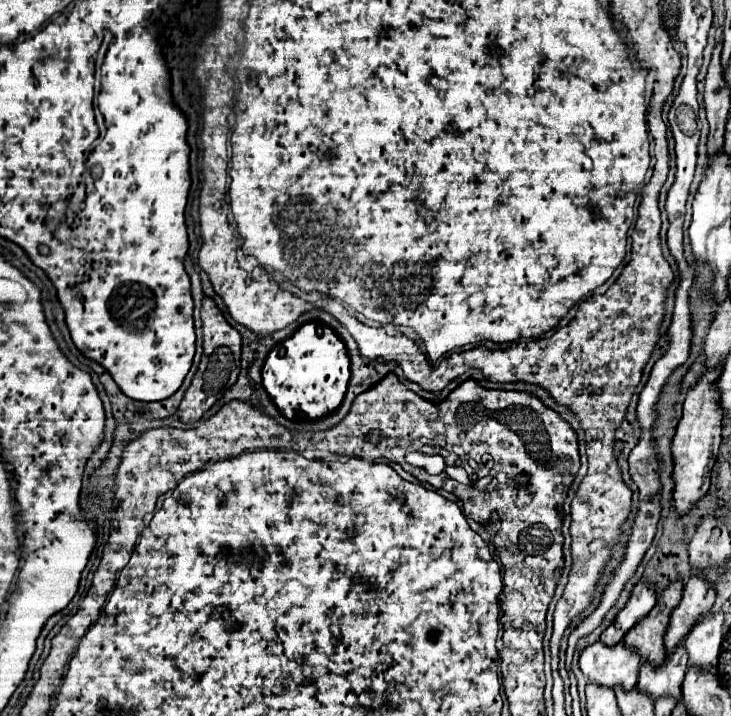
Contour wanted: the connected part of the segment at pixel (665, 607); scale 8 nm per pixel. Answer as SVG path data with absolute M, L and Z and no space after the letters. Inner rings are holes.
M678 580L670 584L660 596L652 612L640 620L626 636L624 636L624 646L636 650L642 658L642 662L652 664L654 668L660 668L664 658L666 658L666 646L664 646L664 634L670 624L670 614L682 600L682 590L684 584Z

